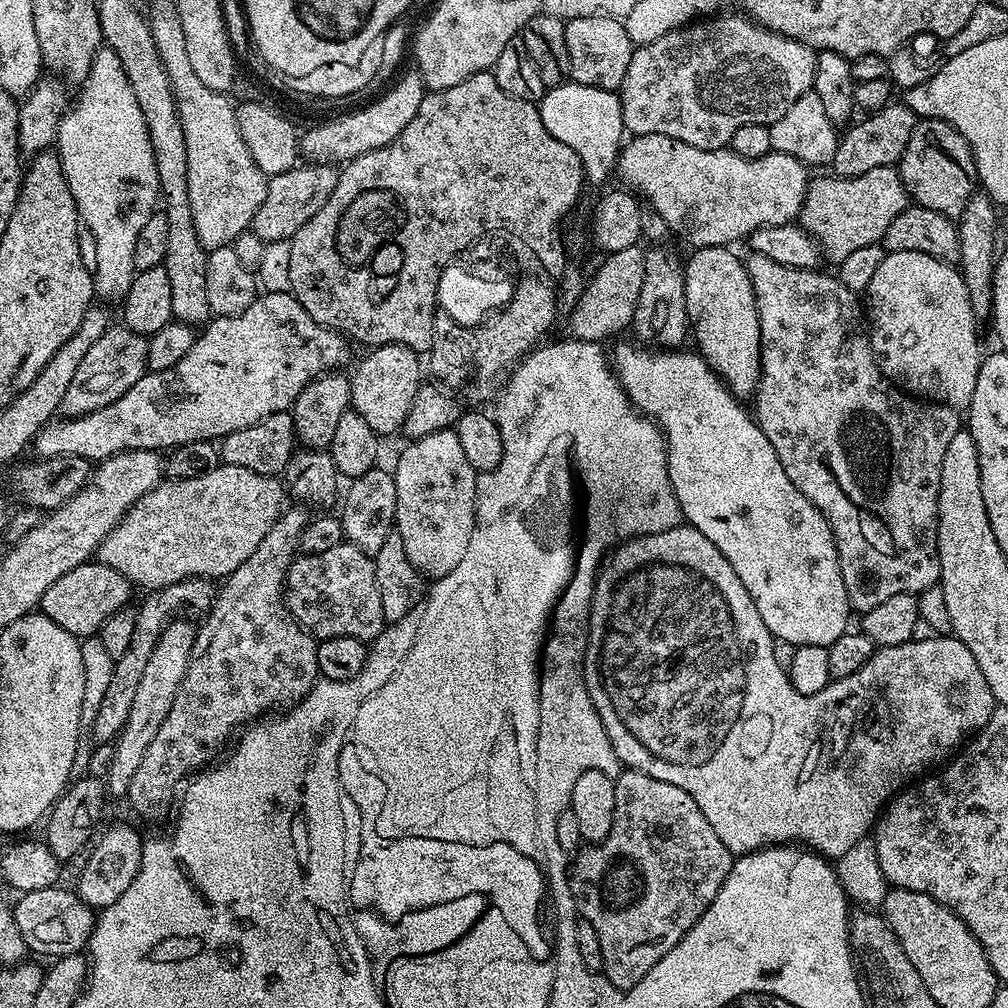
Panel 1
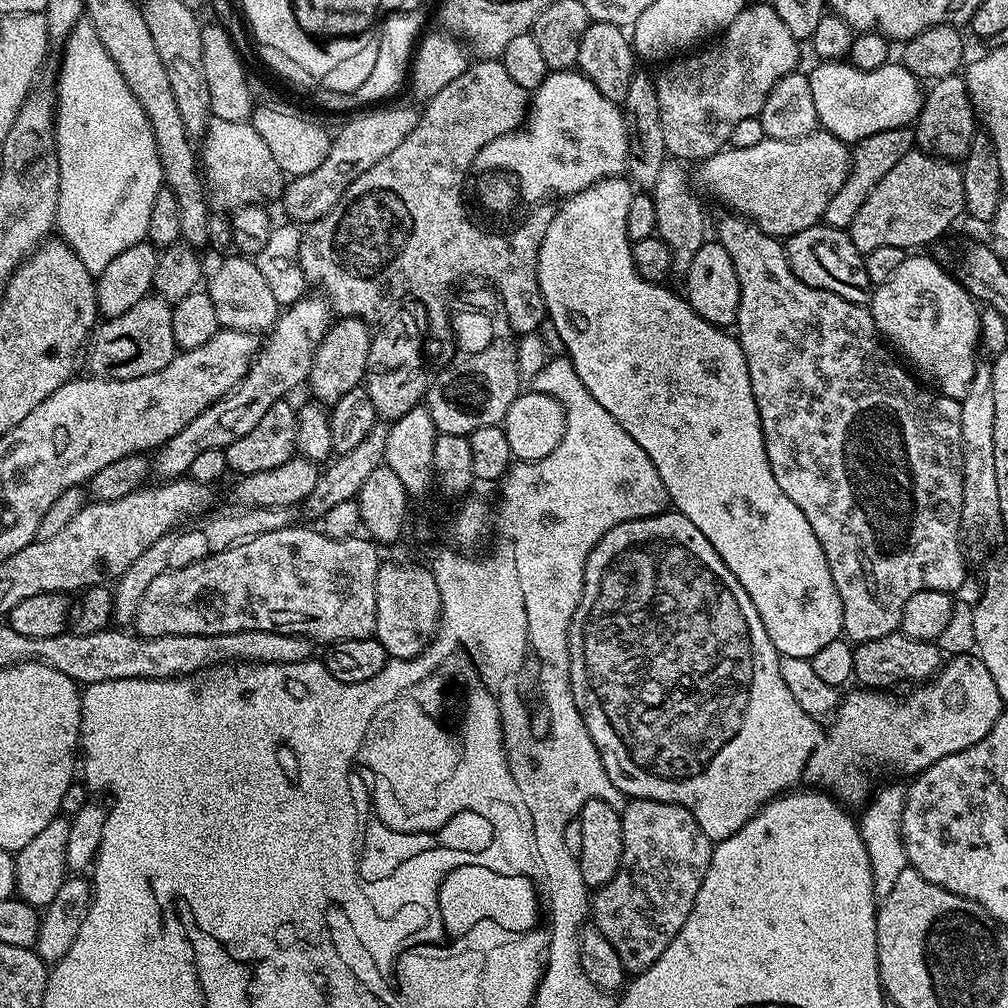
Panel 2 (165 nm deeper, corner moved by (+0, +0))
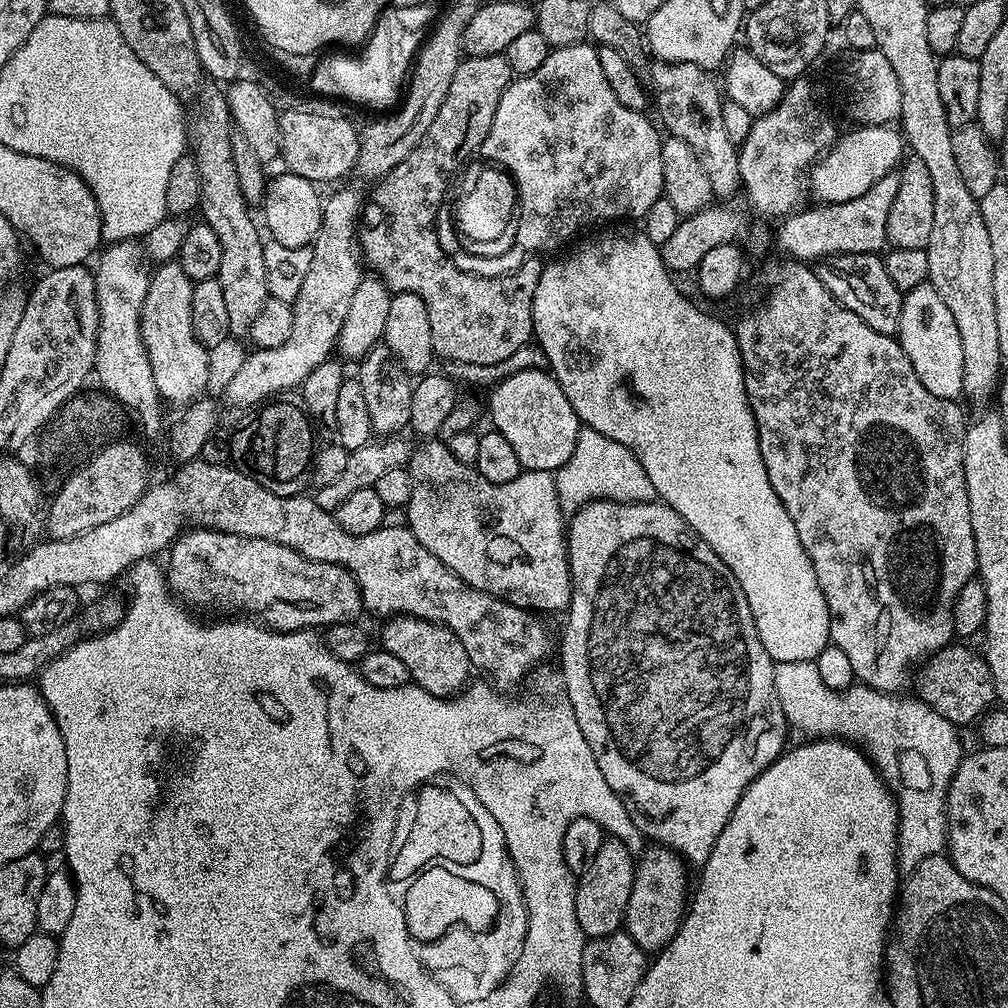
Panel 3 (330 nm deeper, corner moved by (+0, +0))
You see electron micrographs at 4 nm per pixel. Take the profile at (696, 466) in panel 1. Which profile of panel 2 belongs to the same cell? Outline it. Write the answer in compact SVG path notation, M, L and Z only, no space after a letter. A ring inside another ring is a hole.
M611 176L567 197L561 203L564 205L553 216L547 217L548 225L538 250L538 286L542 290L544 311L550 321L551 331L556 332L561 338L561 349L574 366L582 386L586 386L586 390L594 394L594 399L613 416L614 422L618 422L618 426L622 426L622 430L626 430L626 434L630 434L630 438L634 438L634 442L638 442L642 450L646 450L650 462L654 462L658 470L658 478L662 478L662 486L666 486L671 507L690 518L690 522L694 522L694 526L698 526L698 530L706 534L710 546L714 546L714 550L720 555L722 562L726 562L734 578L742 582L742 590L750 594L750 602L754 602L754 610L758 610L758 618L762 618L762 626L766 634L770 634L770 642L774 642L776 651L781 656L811 660L814 654L818 654L818 650L822 650L822 646L841 639L844 630L842 598L838 598L838 586L834 586L826 554L814 530L810 530L806 514L802 514L802 510L798 510L798 506L794 506L794 502L790 502L790 498L782 494L782 486L774 482L774 470L770 470L770 462L766 458L760 415L750 386L750 370L746 366L746 354L739 339L731 331L706 322L706 318L699 316L681 293L679 296L678 293L671 292L668 286L655 284L638 274L632 261L633 241L628 239L626 230L626 214L630 211L633 195L633 185L624 176Z

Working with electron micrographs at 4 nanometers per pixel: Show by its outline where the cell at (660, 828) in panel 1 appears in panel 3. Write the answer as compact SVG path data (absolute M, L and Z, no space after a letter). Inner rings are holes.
M663 846L648 847L639 853L636 860L634 886L630 890L623 927L645 954L655 954L672 941L680 928L680 921L684 919L690 900L690 884L688 888L689 869L677 853Z

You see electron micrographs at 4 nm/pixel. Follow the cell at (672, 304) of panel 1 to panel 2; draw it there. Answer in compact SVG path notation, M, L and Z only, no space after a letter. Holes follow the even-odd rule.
M668 158L659 171L657 184L650 190L656 215L656 235L666 242L672 255L672 272L676 274L686 274L690 270L694 254L698 254L698 250L706 242L704 208L696 197L697 189L690 179L690 172L684 168L687 167L681 161Z

